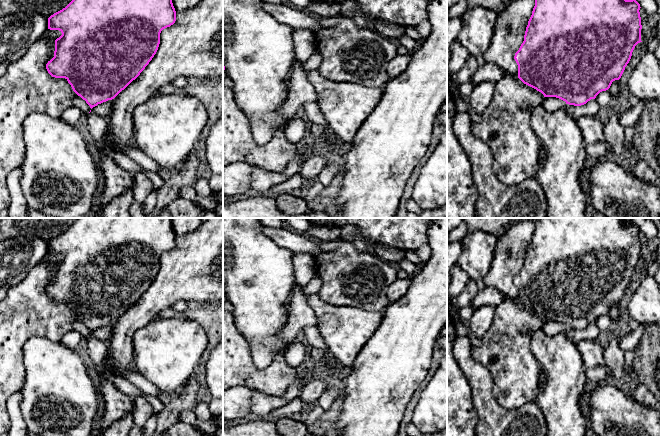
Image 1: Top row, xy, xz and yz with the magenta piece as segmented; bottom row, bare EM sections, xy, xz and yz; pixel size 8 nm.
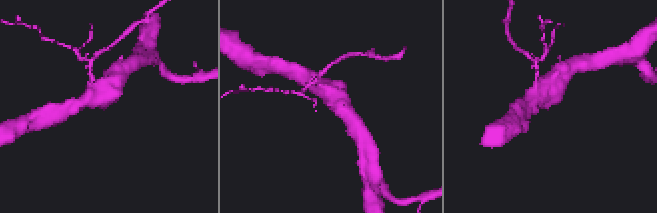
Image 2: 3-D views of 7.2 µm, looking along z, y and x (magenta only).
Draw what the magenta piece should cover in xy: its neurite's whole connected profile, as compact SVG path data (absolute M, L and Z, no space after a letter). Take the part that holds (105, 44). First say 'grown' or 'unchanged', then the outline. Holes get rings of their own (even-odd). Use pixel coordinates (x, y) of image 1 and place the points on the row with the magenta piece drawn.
unchanged; M72 0L48 18L48 29L59 30L62 35L55 40L54 57L46 69L52 77L65 78L92 109L114 99L140 75L158 50L161 31L175 21L172 0Z

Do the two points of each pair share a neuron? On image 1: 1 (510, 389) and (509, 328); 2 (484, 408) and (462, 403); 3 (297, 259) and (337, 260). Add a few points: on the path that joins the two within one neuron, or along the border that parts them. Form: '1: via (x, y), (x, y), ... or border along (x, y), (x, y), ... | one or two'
1: via (510, 374), (509, 343) | one
2: border along (469, 383), (473, 407), (478, 415), (477, 425) | two
3: border along (313, 257), (315, 273) | two

